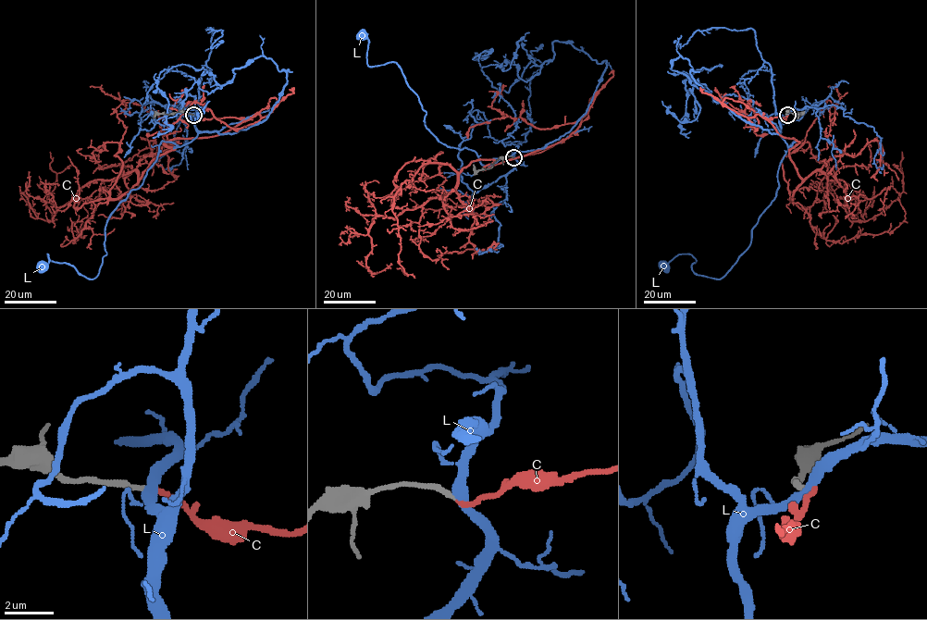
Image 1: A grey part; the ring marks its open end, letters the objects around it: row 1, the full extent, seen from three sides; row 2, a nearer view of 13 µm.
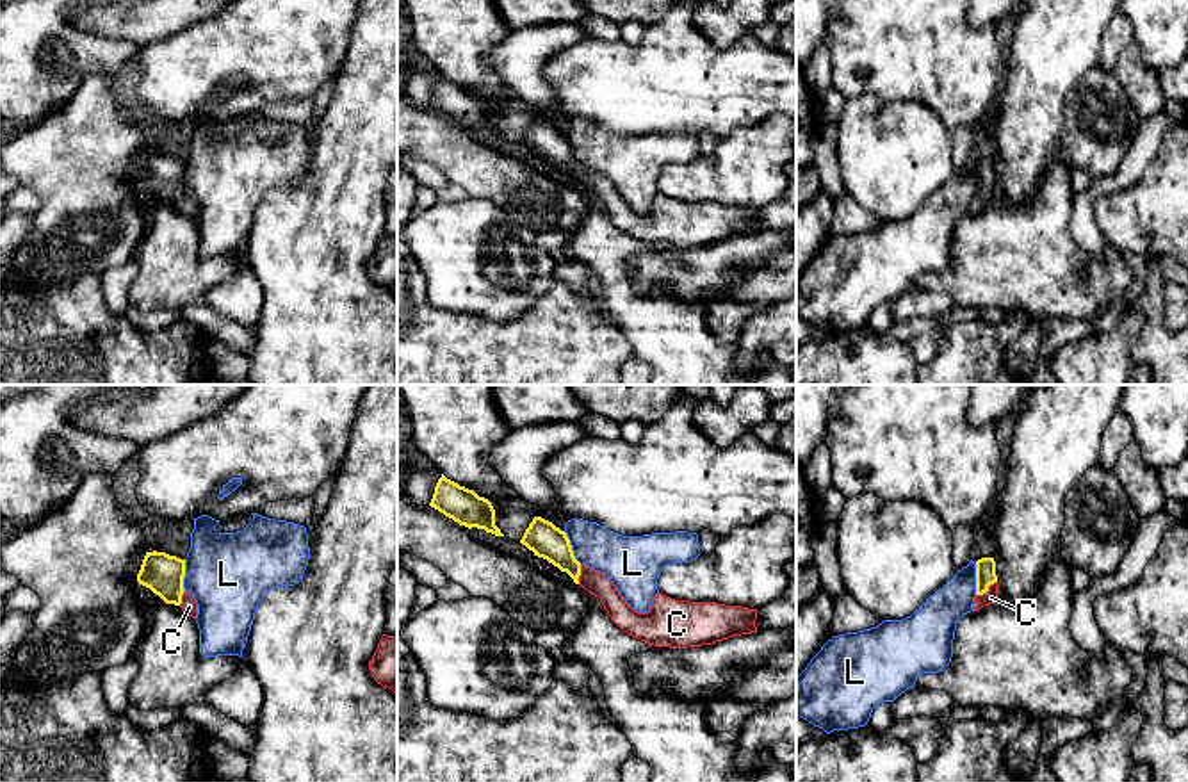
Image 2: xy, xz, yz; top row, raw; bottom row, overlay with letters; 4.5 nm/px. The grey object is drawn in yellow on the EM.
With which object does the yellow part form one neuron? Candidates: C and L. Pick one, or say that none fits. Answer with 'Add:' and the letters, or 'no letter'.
Add: C

